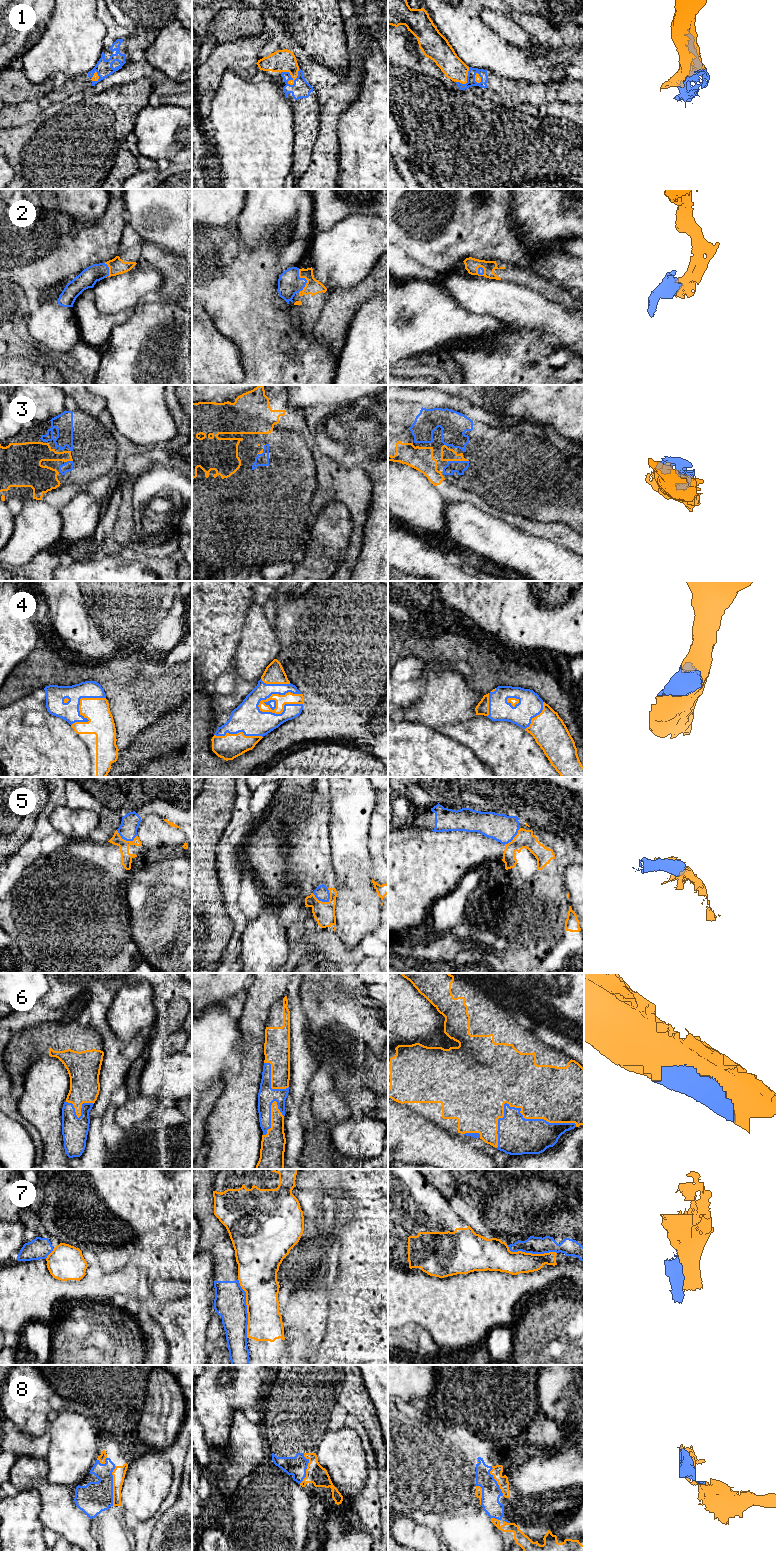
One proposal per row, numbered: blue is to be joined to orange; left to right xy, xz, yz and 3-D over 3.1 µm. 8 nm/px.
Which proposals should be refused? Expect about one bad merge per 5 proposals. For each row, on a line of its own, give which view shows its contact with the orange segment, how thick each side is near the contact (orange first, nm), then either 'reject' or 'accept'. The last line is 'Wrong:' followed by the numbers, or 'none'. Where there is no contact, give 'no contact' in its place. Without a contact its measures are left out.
1: xz | 180/150 nm | accept
2: xz | 120/190 nm | accept
3: yz | 110/100 nm | accept
4: xz | 100/170 nm | accept
5: xz | 180/110 nm | accept
6: yz | 440/300 nm | accept
7: xz | 300/260 nm | reject
8: xy | 100/240 nm | accept
Wrong: 7

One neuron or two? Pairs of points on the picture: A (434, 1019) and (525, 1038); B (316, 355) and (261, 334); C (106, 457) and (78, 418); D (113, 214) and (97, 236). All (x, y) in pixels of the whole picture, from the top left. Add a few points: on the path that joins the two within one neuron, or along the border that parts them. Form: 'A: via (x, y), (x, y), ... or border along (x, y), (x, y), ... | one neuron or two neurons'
A: border along (429, 1002), (444, 1017), (444, 1032), (456, 1041) | two neurons
B: via (302, 360), (298, 363), (290, 363), (275, 348) | one neuron
C: via (96, 447), (78, 428) | one neuron
D: via (113, 219), (102, 231) | one neuron

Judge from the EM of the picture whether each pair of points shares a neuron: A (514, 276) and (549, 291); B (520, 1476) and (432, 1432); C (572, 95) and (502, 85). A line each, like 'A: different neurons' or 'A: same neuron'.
A: same neuron
B: different neurons
C: same neuron

